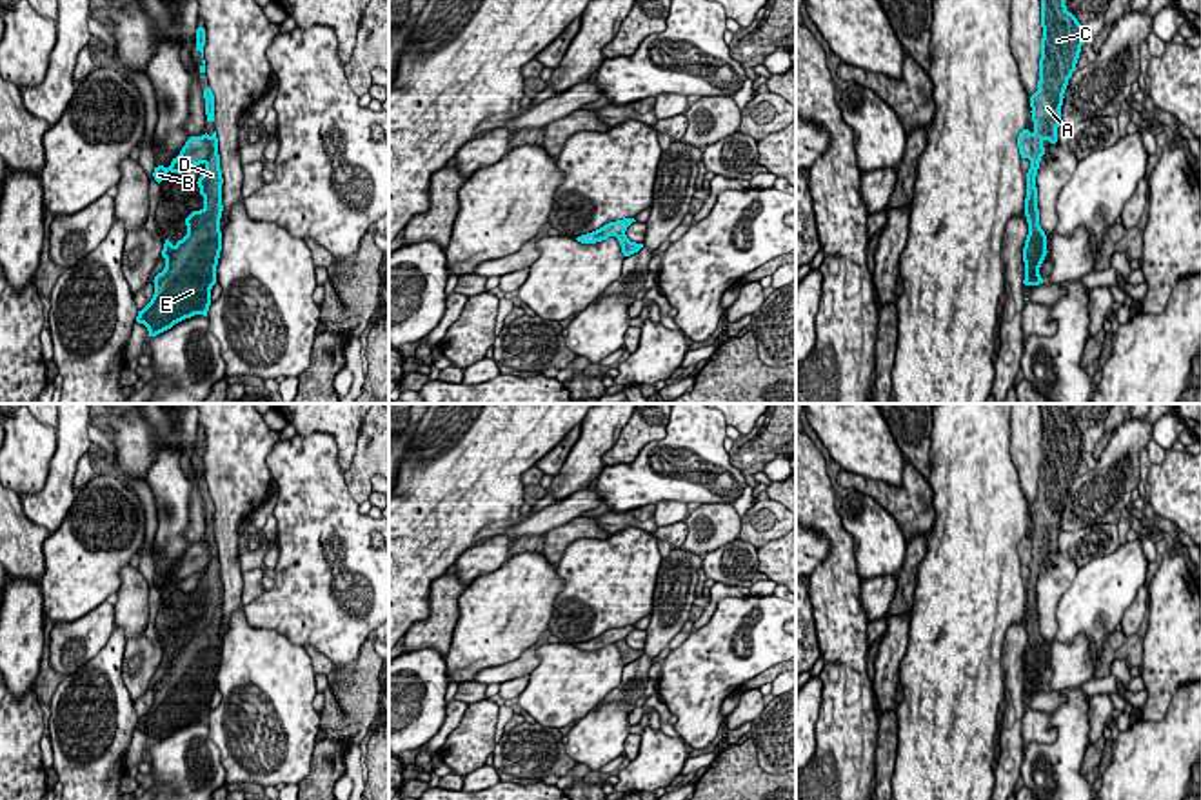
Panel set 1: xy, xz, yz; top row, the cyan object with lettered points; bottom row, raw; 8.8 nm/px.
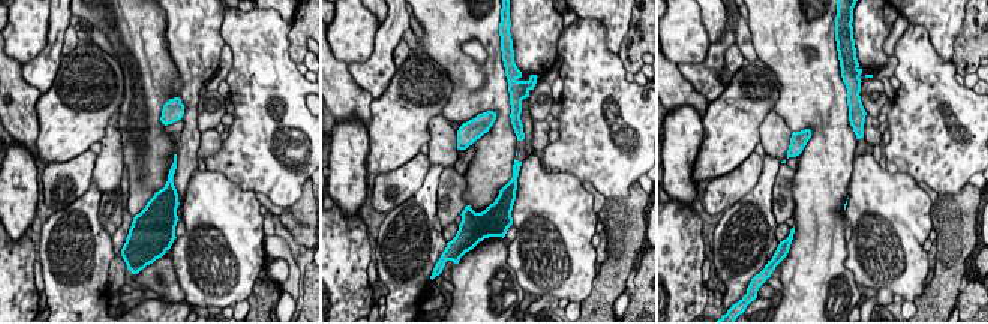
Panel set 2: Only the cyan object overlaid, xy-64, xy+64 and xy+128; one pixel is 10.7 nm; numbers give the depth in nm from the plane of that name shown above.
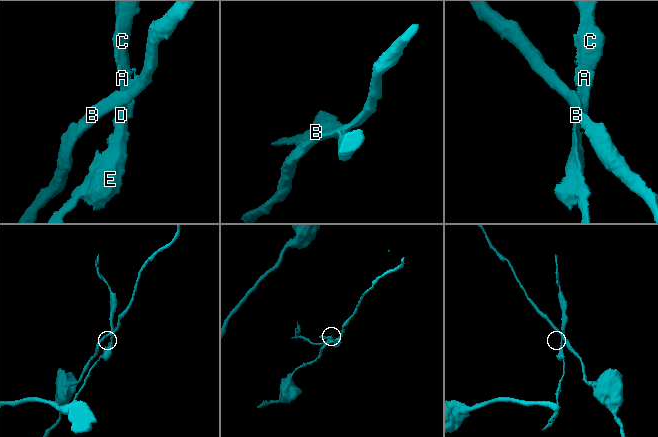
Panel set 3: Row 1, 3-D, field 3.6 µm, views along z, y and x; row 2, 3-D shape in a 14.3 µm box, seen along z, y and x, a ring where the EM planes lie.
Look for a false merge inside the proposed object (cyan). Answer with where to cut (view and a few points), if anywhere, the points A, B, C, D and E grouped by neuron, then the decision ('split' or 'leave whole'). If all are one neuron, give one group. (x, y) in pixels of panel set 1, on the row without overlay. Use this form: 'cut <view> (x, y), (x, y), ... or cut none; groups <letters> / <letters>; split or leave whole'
cut xy (211, 544), (213, 557), (206, 571); groups A C D E / B; split

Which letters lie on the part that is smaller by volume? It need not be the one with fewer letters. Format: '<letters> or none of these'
A, C, D, E

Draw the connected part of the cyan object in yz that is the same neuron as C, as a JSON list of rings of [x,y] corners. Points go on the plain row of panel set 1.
[[[1039,404],[1041,405],[1041,465],[1037,498],[1030,504],[1032,515],[1032,564],[1027,580],[1027,605],[1025,624],[1028,629],[1028,642],[1023,655],[1025,693],[1039,693],[1045,687],[1039,675],[1047,664],[1047,642],[1039,633],[1037,595],[1036,584],[1041,564],[1045,562],[1043,549],[1057,549],[1057,535],[1061,525],[1063,502],[1068,485],[1076,478],[1081,460],[1083,433],[1067,418],[1065,404]]]

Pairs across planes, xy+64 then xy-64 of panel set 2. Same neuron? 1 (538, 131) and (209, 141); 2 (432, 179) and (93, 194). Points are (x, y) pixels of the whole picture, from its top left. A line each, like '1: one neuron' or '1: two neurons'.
1: one neuron
2: one neuron

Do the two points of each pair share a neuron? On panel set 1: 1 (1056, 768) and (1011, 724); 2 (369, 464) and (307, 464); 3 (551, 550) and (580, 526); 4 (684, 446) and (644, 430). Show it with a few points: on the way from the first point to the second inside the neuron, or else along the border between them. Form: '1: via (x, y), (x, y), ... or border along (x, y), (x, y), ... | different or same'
1: border along (1023, 751), (1020, 775) | different
2: border along (344, 473), (347, 491), (358, 504) | different
3: via (558, 542), (573, 531) | same
4: border along (667, 422), (667, 431), (627, 462) | different

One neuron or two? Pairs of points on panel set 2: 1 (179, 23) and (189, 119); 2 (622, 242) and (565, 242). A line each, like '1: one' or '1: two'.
1: one
2: two

